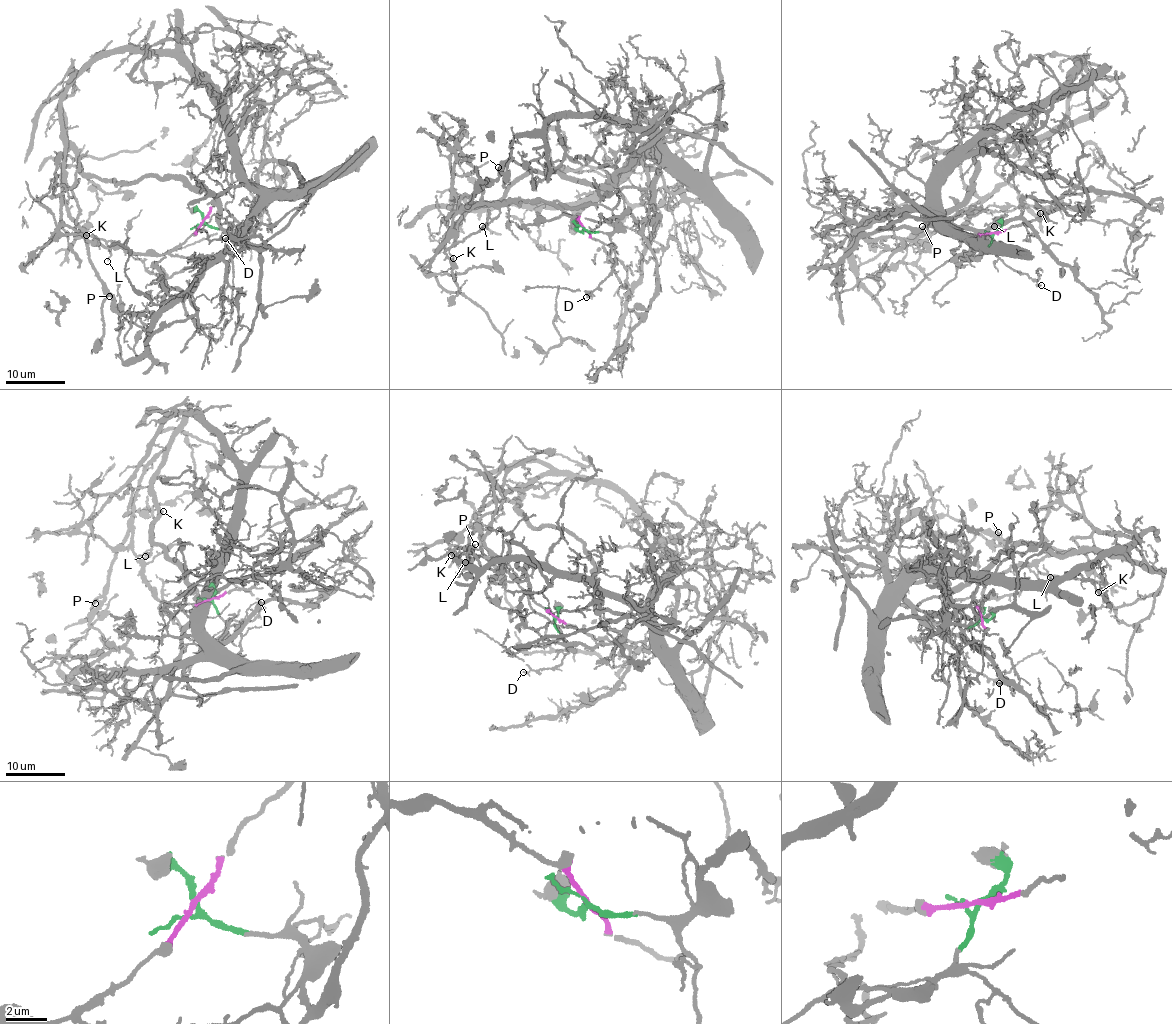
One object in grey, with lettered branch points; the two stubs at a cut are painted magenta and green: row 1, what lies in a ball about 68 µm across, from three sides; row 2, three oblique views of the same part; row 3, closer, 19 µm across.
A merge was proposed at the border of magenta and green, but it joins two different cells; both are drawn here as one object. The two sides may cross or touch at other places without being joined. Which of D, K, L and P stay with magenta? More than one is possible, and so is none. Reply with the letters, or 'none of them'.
K, L, P

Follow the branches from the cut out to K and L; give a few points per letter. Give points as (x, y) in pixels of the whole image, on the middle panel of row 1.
K: (583, 229), (580, 220), (543, 200), (511, 198), (477, 231), (455, 243), (449, 250), (453, 258)
L: (583, 229), (580, 220), (543, 200), (511, 198), (482, 229), (486, 228), (483, 226)

